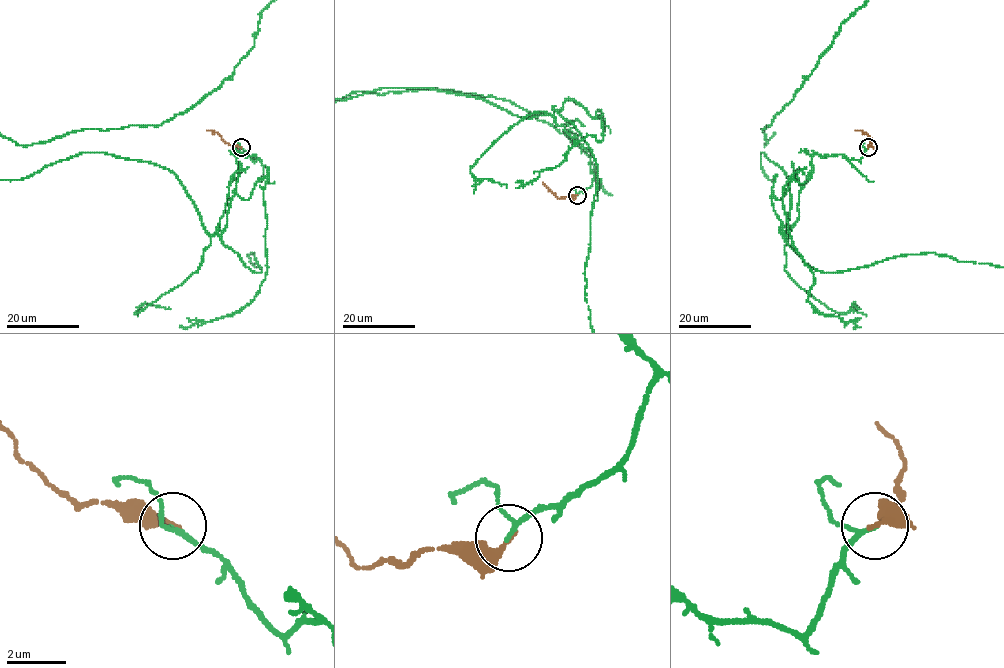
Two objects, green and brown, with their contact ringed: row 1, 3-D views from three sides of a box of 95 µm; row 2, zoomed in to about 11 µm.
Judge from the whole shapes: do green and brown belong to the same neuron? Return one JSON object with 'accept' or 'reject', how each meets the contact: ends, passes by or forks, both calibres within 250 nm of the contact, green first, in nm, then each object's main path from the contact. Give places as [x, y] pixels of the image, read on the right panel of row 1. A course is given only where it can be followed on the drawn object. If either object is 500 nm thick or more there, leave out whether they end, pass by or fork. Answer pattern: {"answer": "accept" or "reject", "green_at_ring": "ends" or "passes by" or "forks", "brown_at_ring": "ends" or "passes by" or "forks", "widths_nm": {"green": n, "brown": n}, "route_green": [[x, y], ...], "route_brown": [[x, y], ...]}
{"answer": "accept", "green_at_ring": "passes by", "brown_at_ring": "ends", "widths_nm": {"green": 120, "brown": 260}, "route_brown": [[868, 147], [872, 140], [866, 133], [855, 131]]}

